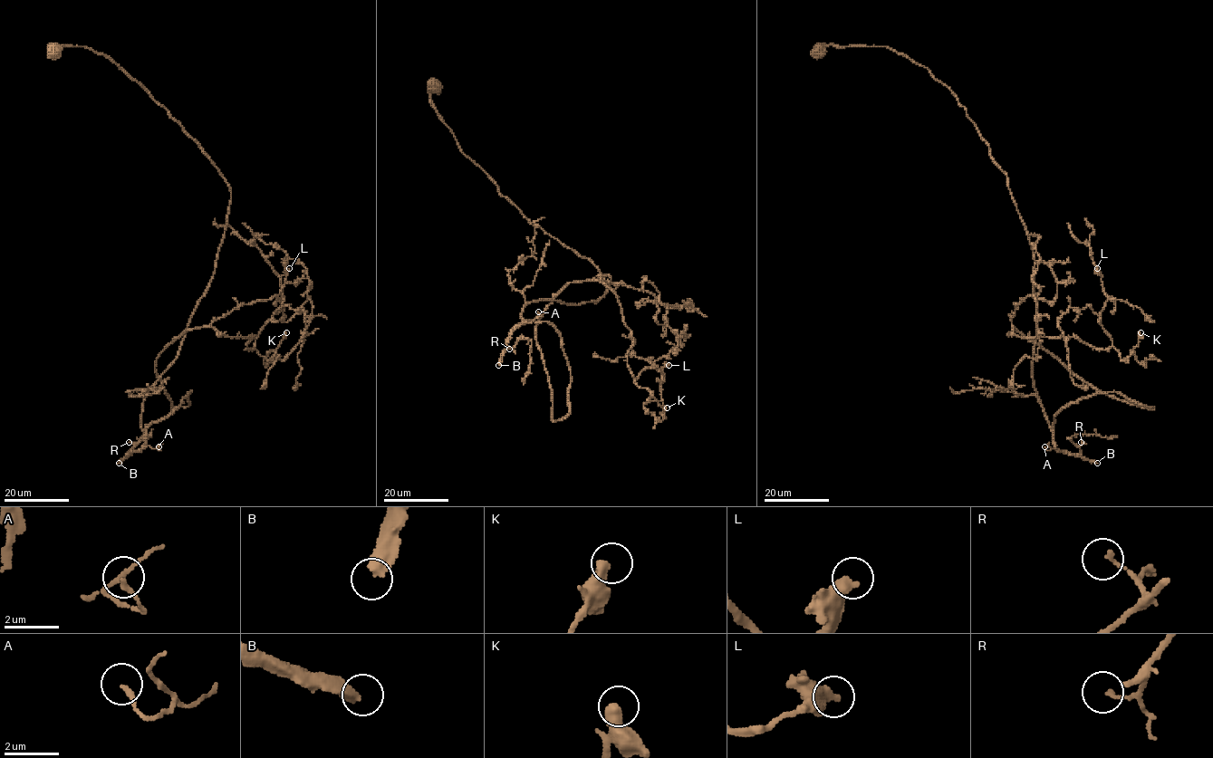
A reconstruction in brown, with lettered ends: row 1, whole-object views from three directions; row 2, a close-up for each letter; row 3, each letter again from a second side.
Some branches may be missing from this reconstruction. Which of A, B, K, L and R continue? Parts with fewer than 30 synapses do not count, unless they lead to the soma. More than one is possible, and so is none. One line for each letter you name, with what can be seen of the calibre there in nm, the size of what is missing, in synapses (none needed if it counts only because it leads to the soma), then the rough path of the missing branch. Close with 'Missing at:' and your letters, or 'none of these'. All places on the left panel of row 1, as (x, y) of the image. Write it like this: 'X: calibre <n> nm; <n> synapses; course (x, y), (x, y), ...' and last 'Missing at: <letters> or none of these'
B: calibre 440 nm; 450 synapses
Missing at: B

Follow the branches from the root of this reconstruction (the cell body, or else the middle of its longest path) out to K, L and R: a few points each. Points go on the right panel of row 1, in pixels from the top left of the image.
K: (816, 48), (906, 55), (987, 144), (1052, 431), (1102, 392), (1153, 407), (1013, 327), (1121, 359), (1140, 332)
L: (816, 48), (906, 55), (987, 144), (1052, 431), (1102, 392), (1153, 407), (1013, 331), (1110, 347), (1097, 268)
R: (816, 48), (886, 46), (965, 109), (1006, 175), (1033, 250), (1032, 381), (1054, 446), (1079, 454), (1081, 442)

